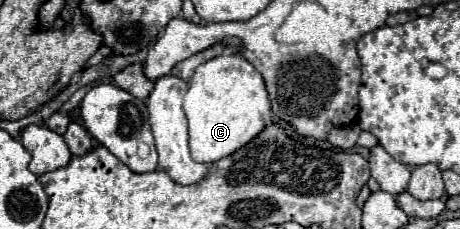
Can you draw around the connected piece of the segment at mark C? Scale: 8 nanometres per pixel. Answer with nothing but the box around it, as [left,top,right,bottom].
[183,54,271,162]

